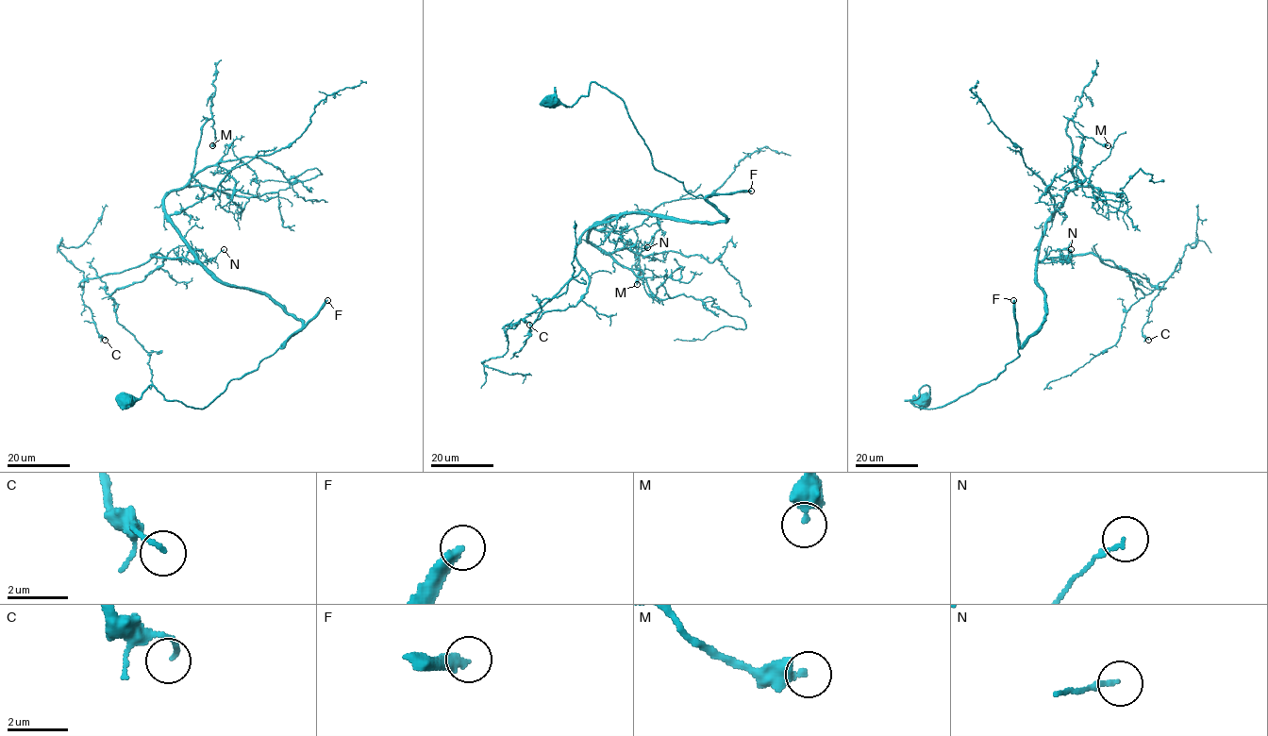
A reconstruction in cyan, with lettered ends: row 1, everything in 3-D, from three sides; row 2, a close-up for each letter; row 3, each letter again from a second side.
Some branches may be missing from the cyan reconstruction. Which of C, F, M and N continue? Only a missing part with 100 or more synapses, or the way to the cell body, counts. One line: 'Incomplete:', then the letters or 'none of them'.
Incomplete: F

